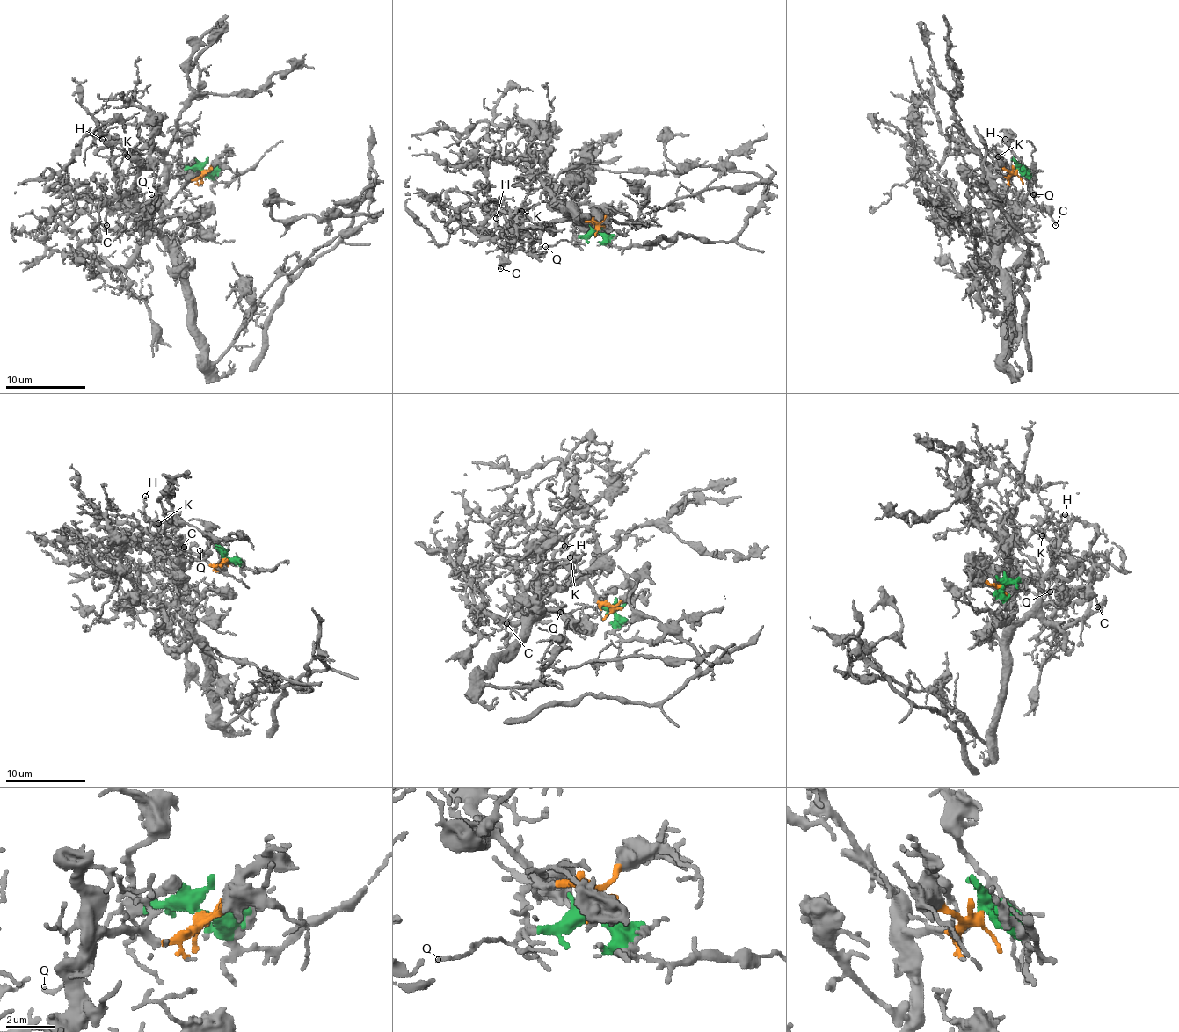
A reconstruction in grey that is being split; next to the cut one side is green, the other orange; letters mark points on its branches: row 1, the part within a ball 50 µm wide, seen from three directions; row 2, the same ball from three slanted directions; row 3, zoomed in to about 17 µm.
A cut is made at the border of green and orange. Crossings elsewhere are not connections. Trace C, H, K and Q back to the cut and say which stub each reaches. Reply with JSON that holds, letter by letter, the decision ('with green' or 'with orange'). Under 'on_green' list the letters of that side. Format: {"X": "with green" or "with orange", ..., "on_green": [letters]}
{"C": "with orange", "H": "with orange", "K": "with orange", "Q": "with green", "on_green": ["Q"]}

